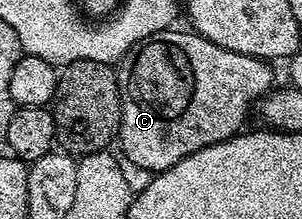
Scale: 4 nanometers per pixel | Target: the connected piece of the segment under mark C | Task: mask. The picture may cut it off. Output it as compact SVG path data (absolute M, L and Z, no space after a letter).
M169 29L160 31L156 35L146 37L142 41L138 41L128 50L120 59L116 67L116 80L118 81L118 89L120 90L120 129L118 132L118 147L124 150L123 158L133 163L136 167L141 167L147 173L159 173L170 169L174 165L178 165L178 161L182 161L182 157L186 157L190 153L198 153L198 149L206 149L215 143L221 143L227 139L233 139L235 135L241 134L245 130L244 122L248 119L248 111L253 110L254 104L259 100L260 96L267 95L273 90L274 82L272 83L272 67L271 62L255 59L249 55L242 53L234 53L225 47L214 45L214 41L210 41L206 37L197 35L191 29L185 31L176 31L177 29Z

